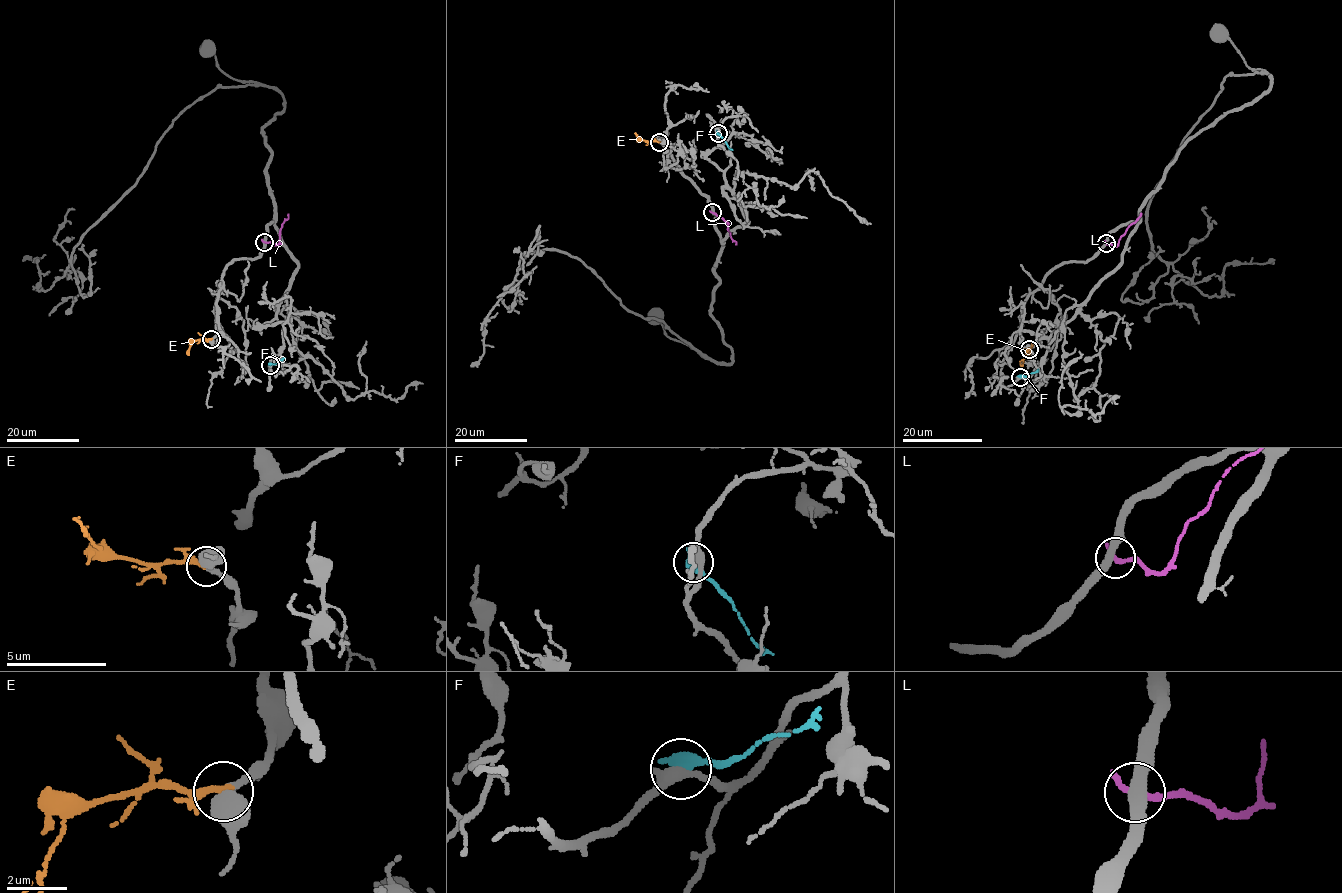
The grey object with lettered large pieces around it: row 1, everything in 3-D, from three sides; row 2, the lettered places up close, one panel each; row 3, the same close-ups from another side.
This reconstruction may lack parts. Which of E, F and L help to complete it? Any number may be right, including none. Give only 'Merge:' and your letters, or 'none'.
Merge: E

